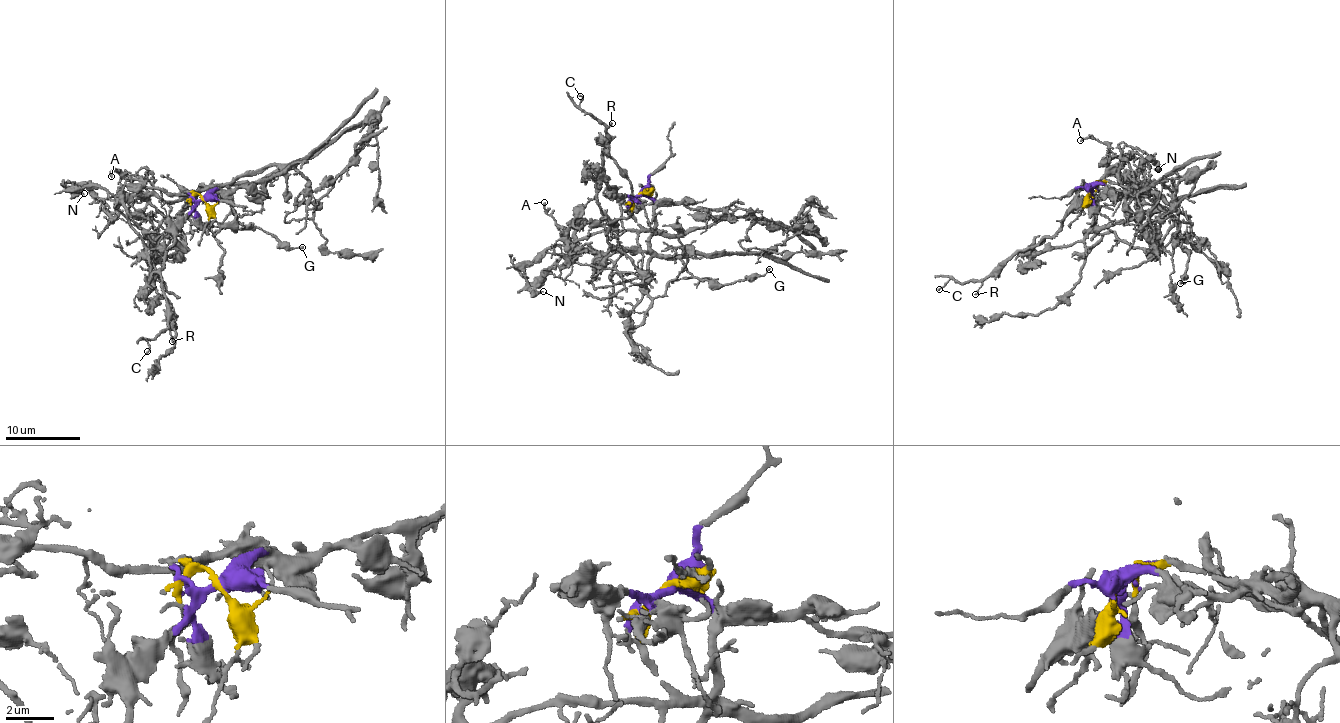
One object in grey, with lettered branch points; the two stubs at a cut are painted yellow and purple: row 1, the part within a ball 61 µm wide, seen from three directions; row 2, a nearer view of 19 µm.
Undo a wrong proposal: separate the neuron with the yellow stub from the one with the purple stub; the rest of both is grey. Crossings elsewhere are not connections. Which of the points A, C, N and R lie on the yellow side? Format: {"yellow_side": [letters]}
{"yellow_side": ["A", "N"]}

